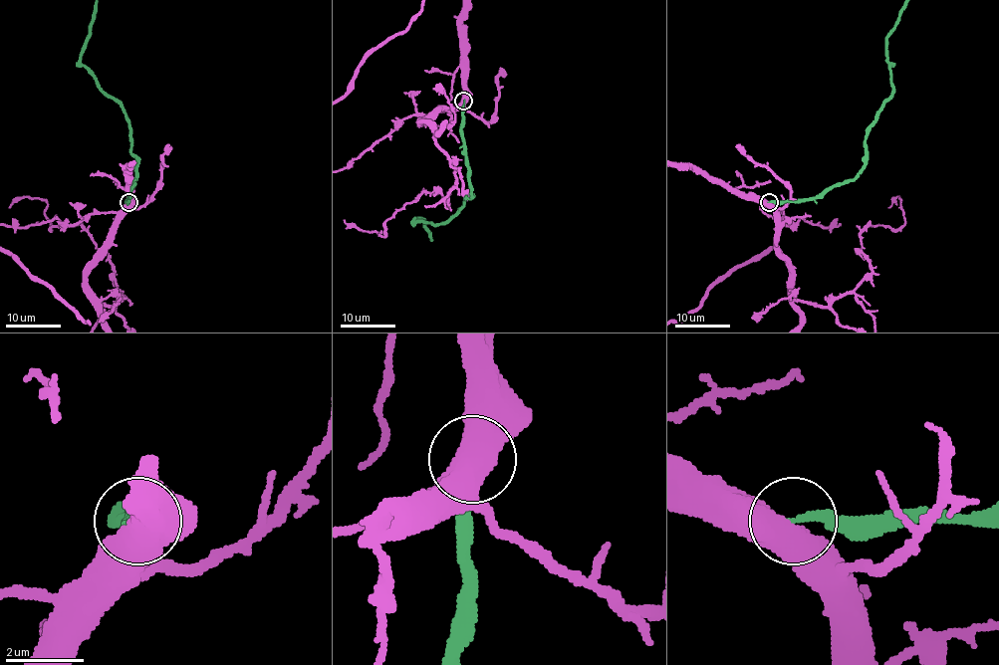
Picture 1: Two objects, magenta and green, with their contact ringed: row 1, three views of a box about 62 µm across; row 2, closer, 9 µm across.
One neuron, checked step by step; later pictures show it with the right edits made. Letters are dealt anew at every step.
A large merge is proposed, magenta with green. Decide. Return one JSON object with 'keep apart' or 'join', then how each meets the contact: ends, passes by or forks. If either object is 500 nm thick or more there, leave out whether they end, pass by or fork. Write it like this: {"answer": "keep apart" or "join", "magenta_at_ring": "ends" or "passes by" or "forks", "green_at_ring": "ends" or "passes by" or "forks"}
{"answer": "keep apart"}

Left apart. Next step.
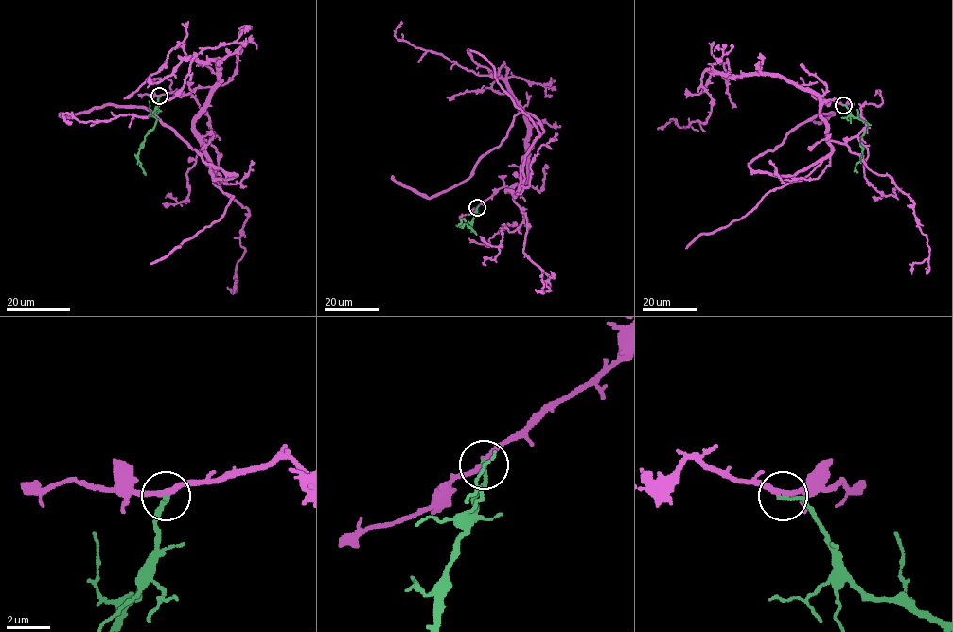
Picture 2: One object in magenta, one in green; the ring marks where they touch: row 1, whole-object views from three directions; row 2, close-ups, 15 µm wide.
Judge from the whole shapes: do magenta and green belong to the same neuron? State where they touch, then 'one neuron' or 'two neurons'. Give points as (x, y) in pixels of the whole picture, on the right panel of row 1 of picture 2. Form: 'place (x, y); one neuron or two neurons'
place (843, 105); one neuron

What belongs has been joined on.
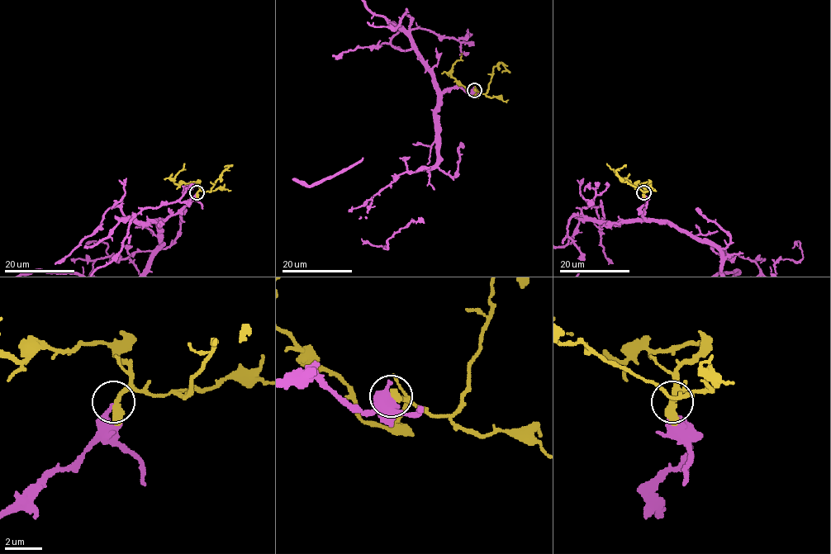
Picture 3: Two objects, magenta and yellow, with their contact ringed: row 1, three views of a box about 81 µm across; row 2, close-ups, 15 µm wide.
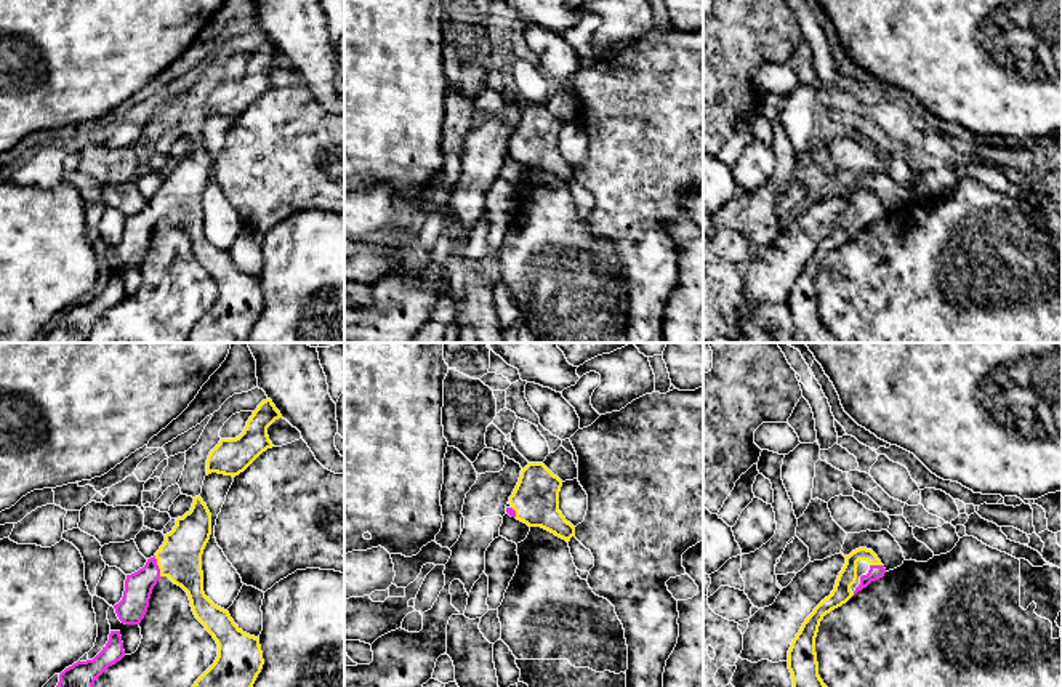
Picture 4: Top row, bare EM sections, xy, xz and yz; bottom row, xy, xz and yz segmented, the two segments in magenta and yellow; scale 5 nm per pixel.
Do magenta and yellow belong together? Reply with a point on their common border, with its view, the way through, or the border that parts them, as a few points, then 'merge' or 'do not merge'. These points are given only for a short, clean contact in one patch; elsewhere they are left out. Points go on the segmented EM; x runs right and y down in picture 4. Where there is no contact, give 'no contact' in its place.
contact xy (157, 567); way xy (138, 586), (157, 567), (180, 558); merge

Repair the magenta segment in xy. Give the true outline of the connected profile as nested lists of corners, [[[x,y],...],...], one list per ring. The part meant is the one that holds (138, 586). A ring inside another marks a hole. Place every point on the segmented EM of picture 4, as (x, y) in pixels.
[[[199,495],[191,511],[176,519],[155,556],[127,575],[123,597],[114,609],[122,623],[139,625],[154,586],[168,577],[187,593],[195,618],[218,644],[215,663],[192,687],[253,687],[264,665],[259,637],[243,633],[229,612],[203,593],[202,554],[210,535],[211,514]]]

